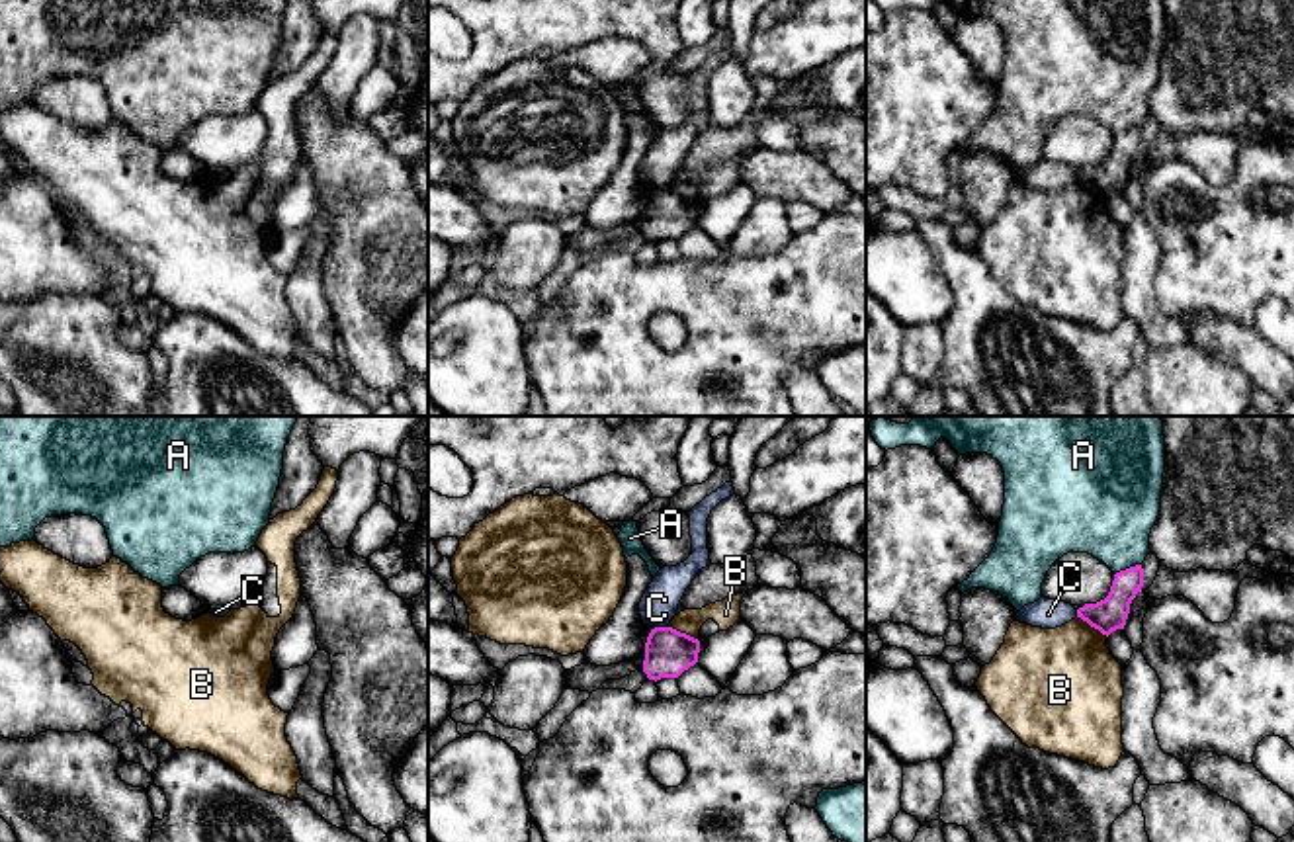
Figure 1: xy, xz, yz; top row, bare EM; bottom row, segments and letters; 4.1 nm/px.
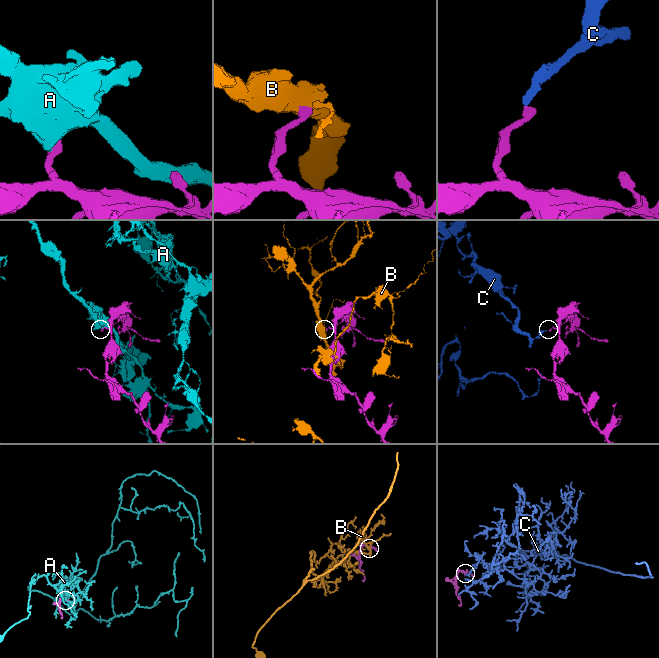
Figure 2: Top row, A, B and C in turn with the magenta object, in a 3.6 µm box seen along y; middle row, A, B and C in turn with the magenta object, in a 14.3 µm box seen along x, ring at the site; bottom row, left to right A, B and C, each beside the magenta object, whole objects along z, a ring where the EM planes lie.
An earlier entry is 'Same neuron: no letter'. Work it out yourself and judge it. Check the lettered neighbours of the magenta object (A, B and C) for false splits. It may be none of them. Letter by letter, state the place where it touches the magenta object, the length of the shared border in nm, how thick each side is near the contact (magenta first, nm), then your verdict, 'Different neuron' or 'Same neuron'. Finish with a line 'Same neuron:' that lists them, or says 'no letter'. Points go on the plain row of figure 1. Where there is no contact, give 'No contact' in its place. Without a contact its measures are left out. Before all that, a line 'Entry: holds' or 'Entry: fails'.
Entry: holds
A: Touches magenta at yz (1126, 131). Shared border 120 nm. Thickness 140 nm (magenta) against 380 nm. Different neuron
B: Touches magenta at yz (1093, 188). Shared border 160 nm. Thickness 140 nm (magenta) against 420 nm. Different neuron
C: Touches magenta at xz (661, 190). Shared border 60 nm. Thickness 190 nm (magenta) against 160 nm. Different neuron
Same neuron: no letter

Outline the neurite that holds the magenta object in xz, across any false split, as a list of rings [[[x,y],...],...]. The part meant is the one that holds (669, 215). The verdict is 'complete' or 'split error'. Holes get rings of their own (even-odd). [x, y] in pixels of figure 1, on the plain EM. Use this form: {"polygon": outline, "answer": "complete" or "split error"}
{"polygon": [[[672,189],[651,191],[645,205],[643,234],[649,242],[678,240],[698,225],[700,203]]], "answer": "complete"}

